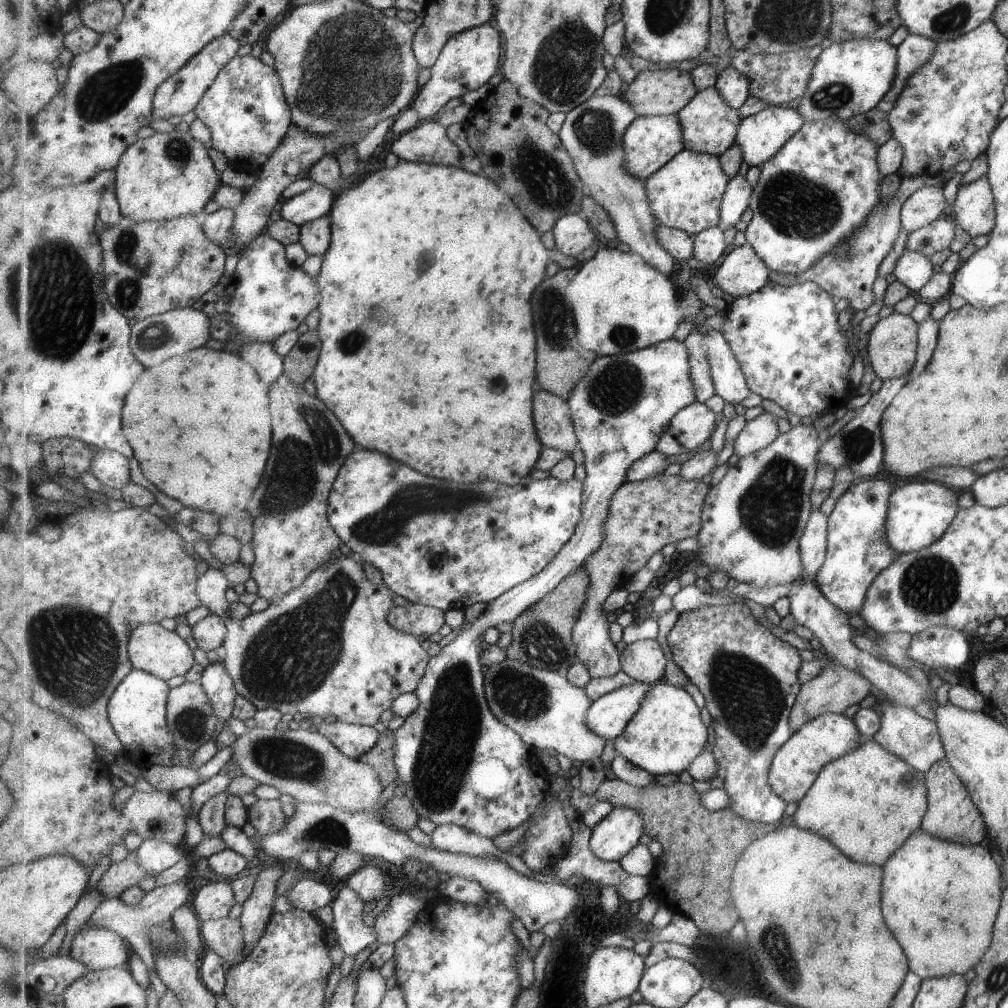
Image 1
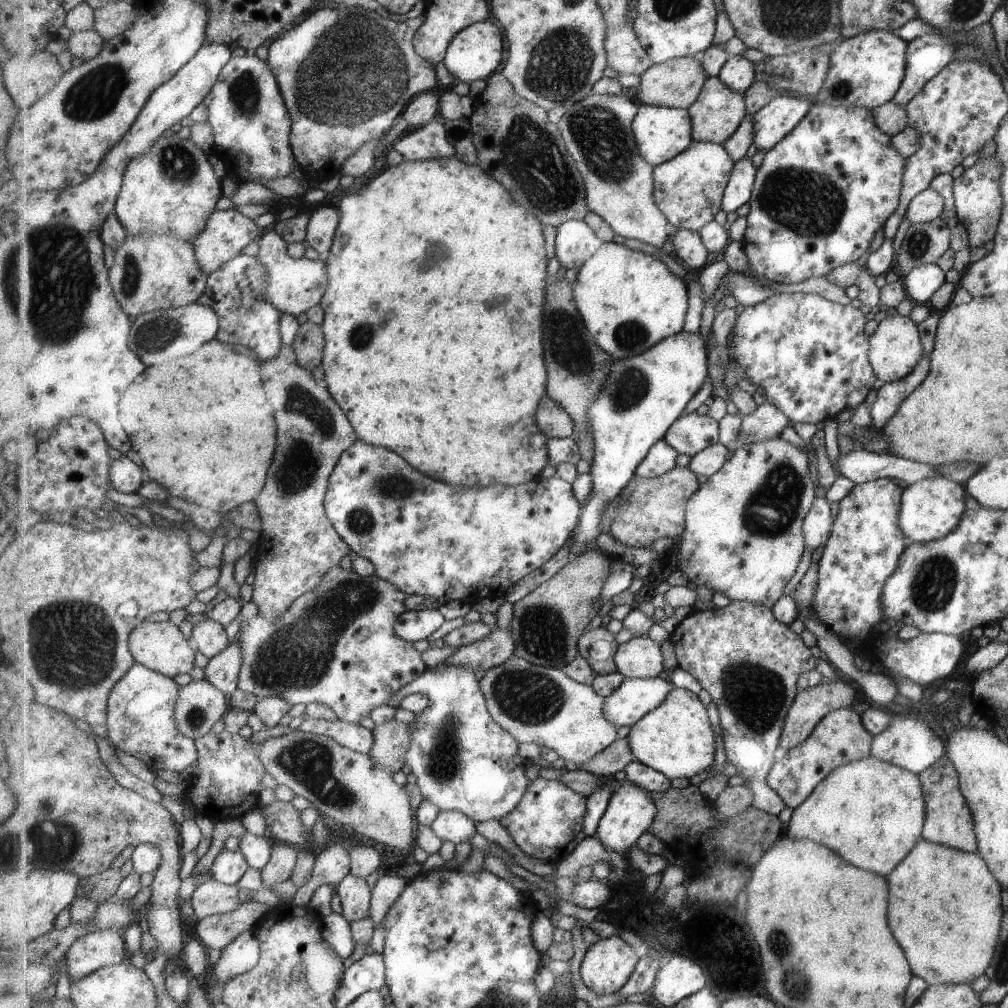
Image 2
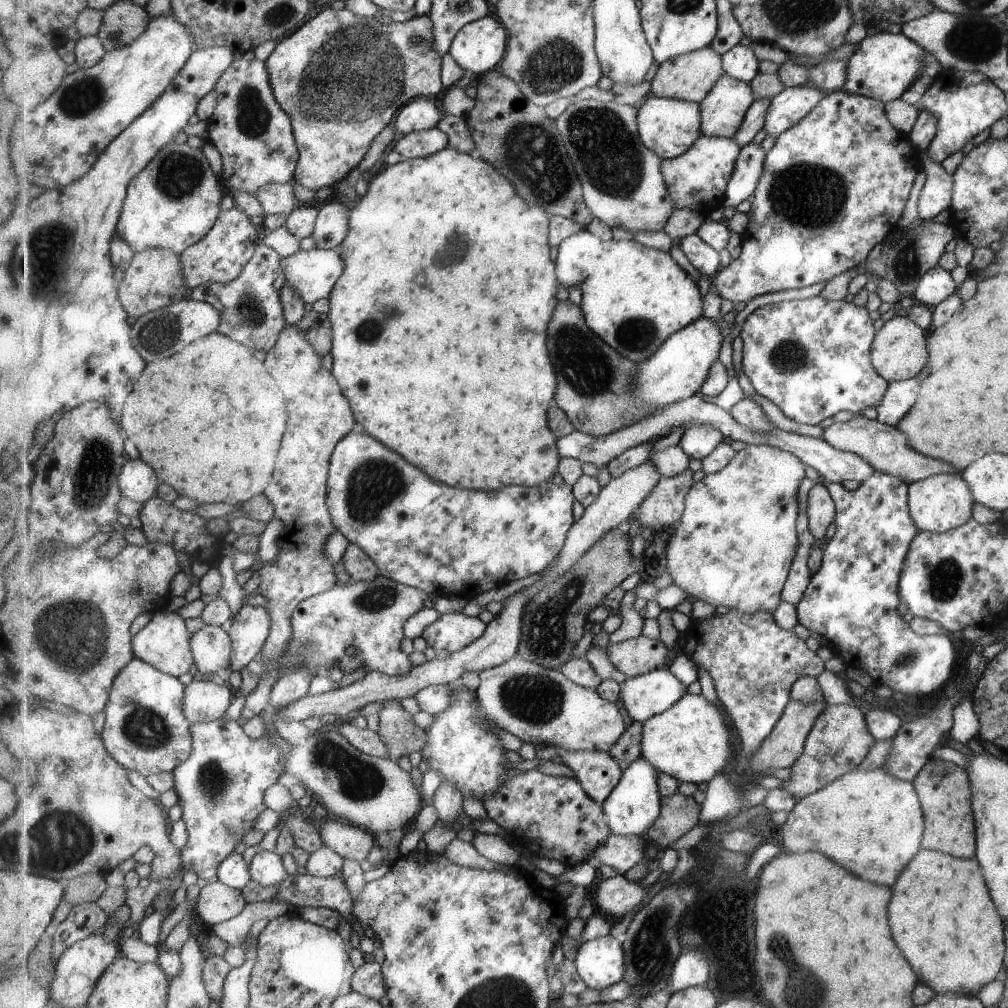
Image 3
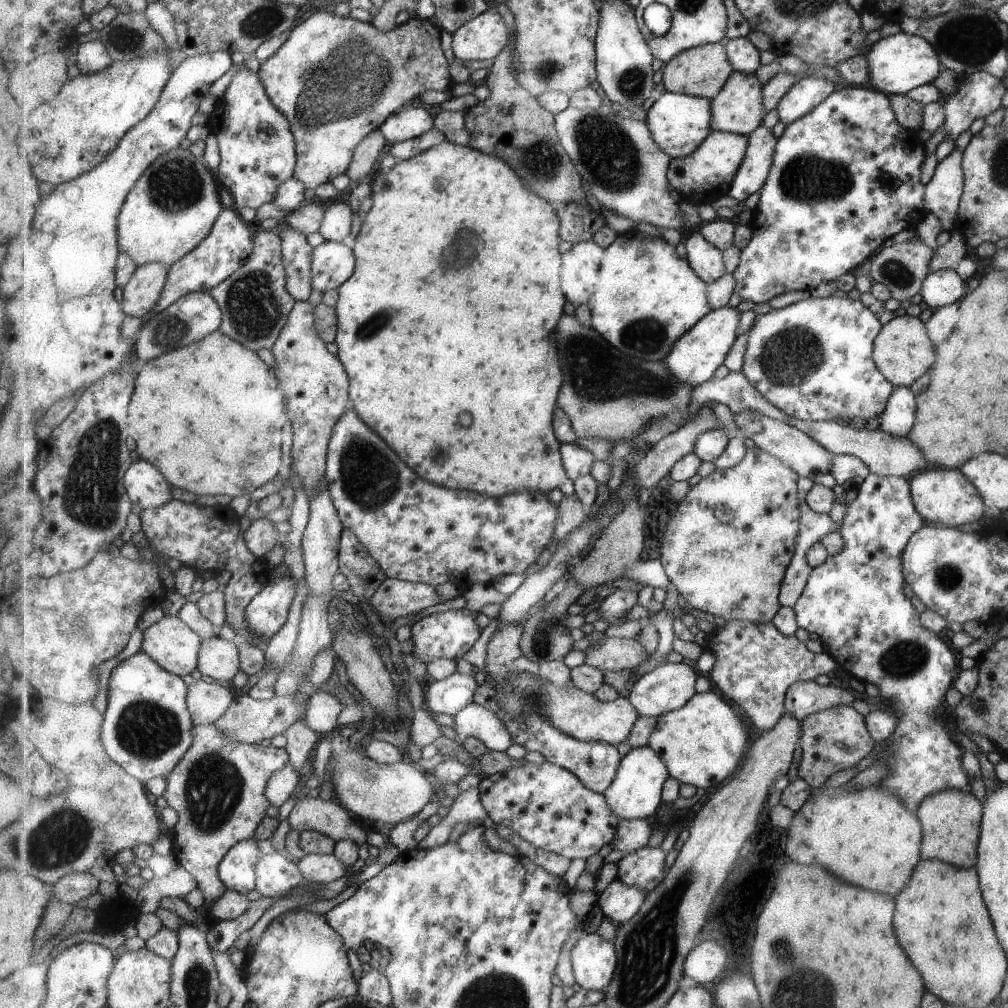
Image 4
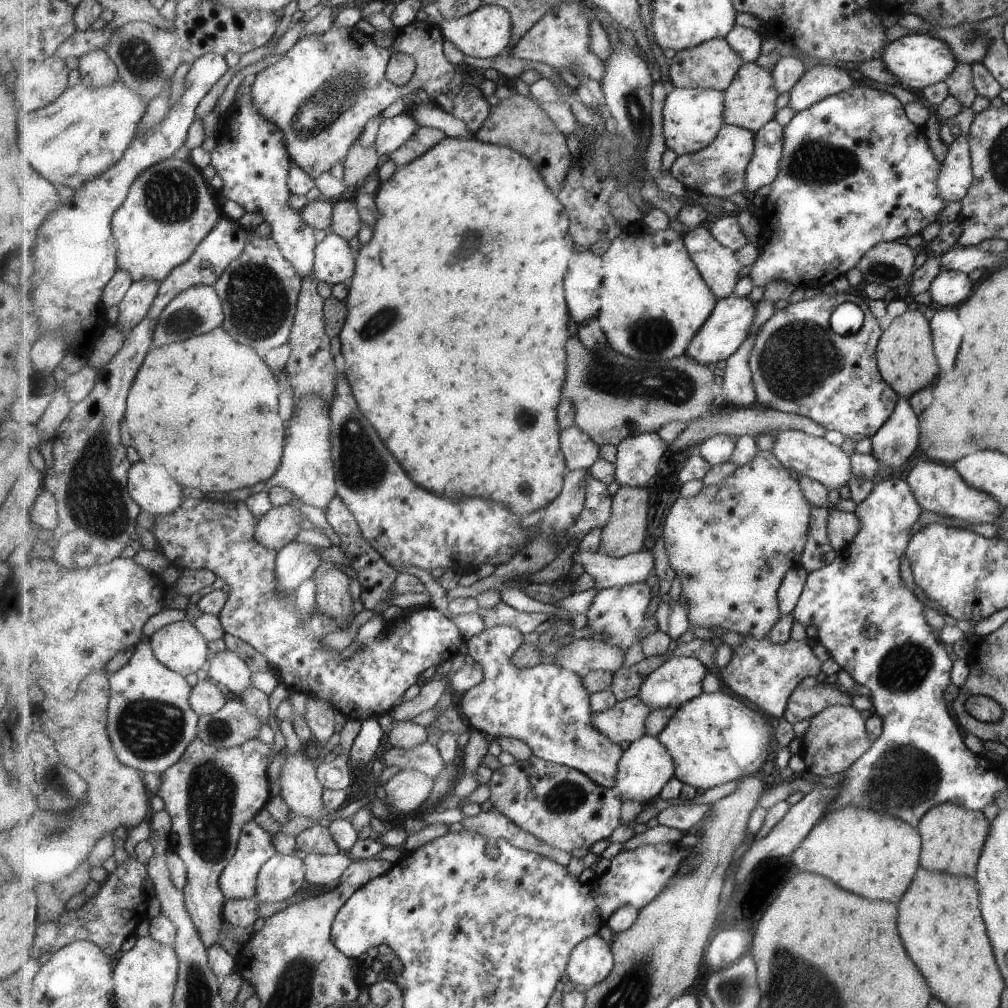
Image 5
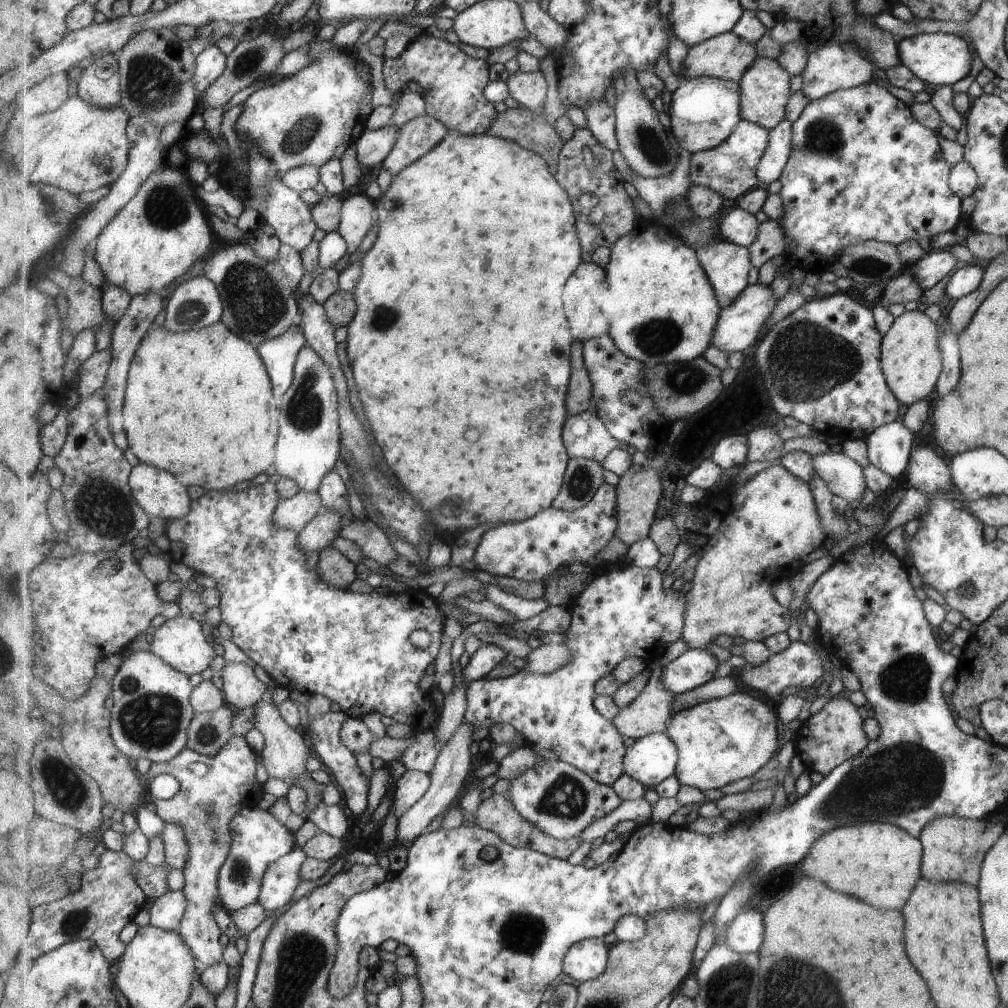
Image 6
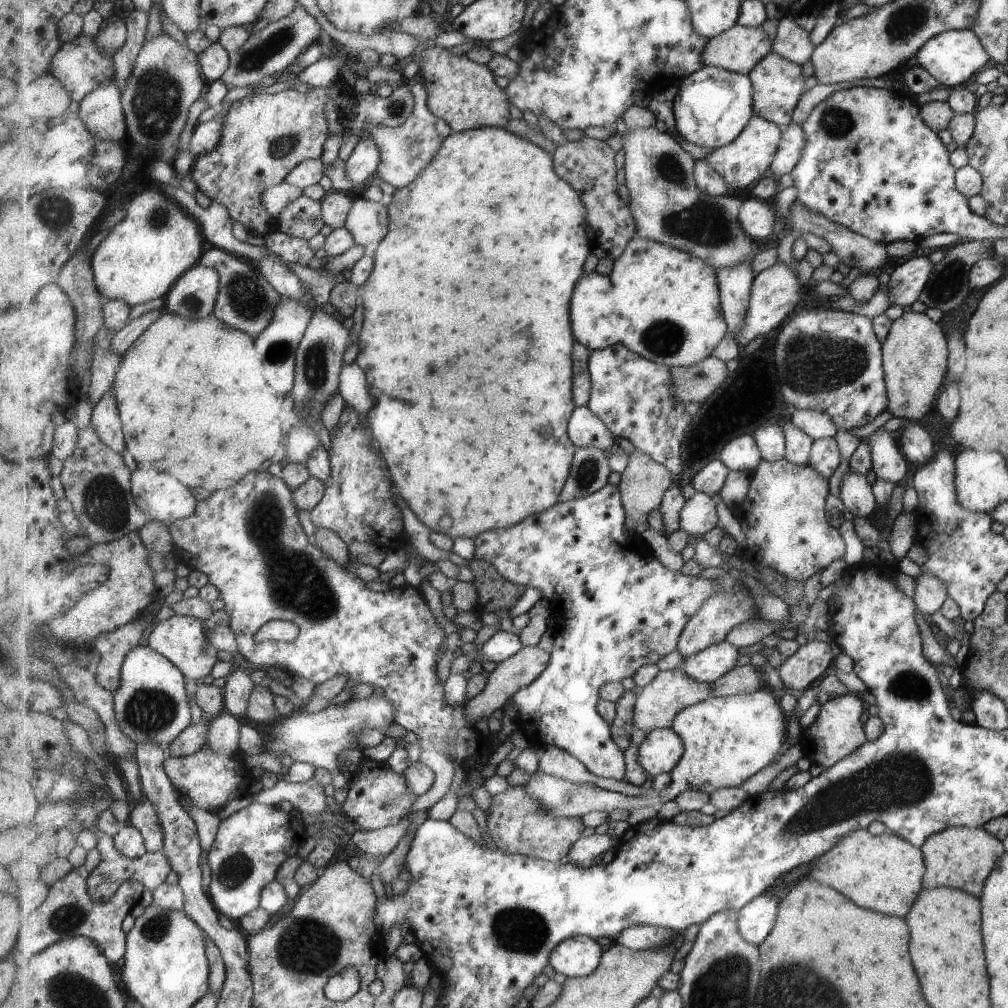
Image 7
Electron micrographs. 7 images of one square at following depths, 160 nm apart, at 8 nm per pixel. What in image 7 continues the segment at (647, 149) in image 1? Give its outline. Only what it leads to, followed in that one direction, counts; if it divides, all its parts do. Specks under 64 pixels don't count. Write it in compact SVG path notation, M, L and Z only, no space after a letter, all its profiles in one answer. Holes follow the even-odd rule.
M705 65L686 76L678 86L674 99L678 129L692 146L718 149L731 144L756 114L754 84L749 75Z

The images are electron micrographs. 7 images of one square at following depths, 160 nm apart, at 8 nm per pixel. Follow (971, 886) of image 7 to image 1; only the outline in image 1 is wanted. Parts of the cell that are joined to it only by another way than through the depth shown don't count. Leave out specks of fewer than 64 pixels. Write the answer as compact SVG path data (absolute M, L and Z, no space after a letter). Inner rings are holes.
M943 758L934 762L929 770L924 772L926 776L926 815L923 816L922 831L937 838L945 838L959 844L979 844L983 842L986 834L985 821L982 813L973 804L966 785L959 780L958 775L950 764Z

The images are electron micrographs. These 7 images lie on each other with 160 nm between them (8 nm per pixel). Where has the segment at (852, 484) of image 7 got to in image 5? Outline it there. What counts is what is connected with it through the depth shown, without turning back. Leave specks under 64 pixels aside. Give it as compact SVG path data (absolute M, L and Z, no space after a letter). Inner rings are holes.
M789 429L777 434L773 452L776 457L796 476L808 476L818 480L829 491L845 492L847 482L851 478L850 456L839 446L832 445L823 437L814 437L803 429Z

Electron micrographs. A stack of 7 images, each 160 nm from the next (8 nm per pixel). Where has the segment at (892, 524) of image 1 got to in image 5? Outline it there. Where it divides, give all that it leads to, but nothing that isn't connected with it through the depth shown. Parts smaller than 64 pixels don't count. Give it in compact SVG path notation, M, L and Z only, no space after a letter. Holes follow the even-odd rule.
M921 460L907 472L907 484L910 484L911 492L918 506L922 510L929 510L936 515L959 518L969 524L993 522L1001 514L999 501L989 493L971 488L952 465L944 465L937 461Z

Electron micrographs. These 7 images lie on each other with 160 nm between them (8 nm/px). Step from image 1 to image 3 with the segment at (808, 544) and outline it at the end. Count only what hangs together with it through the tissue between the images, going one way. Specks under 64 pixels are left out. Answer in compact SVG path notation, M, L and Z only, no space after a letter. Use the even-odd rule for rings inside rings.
M823 483L816 484L810 490L808 515L811 532L817 540L824 540L825 529L834 520L834 501L831 500L830 491Z

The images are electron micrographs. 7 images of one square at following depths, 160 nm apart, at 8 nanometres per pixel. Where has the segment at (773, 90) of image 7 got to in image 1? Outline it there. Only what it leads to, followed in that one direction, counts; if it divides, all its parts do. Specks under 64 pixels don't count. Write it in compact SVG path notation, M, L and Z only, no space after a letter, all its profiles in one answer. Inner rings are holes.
M716 86L699 91L689 104L678 112L678 115L682 120L686 148L699 154L711 153L718 157L725 154L736 143L743 120L740 109L733 108Z

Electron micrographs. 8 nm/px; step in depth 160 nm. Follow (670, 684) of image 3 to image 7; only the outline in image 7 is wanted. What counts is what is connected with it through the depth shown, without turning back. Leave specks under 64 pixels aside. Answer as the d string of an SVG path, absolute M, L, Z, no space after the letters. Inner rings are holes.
M723 641L684 659L681 668L695 680L715 683L736 667L739 662L739 648Z

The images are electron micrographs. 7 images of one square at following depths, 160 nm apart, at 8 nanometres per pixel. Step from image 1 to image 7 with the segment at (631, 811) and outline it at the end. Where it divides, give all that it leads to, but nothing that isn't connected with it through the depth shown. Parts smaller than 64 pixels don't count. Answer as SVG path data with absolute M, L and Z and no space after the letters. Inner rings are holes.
M673 727L655 729L640 744L638 763L646 768L649 778L671 772L685 754L686 744Z

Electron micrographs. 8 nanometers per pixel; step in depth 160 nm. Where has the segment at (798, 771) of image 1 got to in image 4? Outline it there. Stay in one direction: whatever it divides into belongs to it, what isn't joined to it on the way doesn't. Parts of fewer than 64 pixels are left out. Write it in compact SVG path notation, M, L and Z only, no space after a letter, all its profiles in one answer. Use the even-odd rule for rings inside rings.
M851 705L832 706L802 720L802 758L799 776L805 779L813 790L819 790L825 779L836 772L853 767L865 758L875 745L874 739L863 726L863 716L857 714Z

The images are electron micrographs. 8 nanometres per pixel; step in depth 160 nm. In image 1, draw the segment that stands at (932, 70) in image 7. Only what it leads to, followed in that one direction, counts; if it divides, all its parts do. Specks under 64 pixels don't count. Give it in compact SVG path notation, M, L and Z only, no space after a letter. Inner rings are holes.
M857 37L842 43L825 44L818 64L814 68L810 86L805 95L796 103L799 112L806 116L807 121L848 119L853 115L863 114L873 109L891 88L896 71L896 47L887 39Z

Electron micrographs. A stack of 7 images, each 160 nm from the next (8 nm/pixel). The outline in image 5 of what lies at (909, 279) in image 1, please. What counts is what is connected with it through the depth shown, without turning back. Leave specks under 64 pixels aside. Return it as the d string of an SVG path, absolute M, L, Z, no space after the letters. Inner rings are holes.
M941 271L930 282L928 291L931 300L939 306L957 306L965 302L975 287L967 273Z

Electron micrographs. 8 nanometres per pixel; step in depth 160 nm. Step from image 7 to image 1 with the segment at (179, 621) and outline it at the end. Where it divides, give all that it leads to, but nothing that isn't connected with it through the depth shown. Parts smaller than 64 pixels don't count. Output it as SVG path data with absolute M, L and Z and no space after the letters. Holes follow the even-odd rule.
M159 623L141 624L135 628L130 636L128 651L135 669L150 672L165 680L186 675L195 666L191 646L177 632L169 631Z

